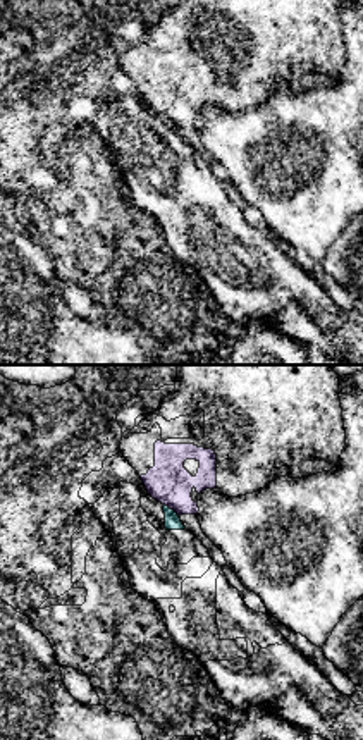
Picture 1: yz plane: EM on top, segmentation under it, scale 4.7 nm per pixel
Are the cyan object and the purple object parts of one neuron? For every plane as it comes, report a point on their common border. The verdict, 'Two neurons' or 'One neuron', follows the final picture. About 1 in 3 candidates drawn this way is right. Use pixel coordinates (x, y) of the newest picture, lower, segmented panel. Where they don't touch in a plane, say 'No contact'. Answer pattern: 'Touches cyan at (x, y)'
Touches cyan at (169, 508)

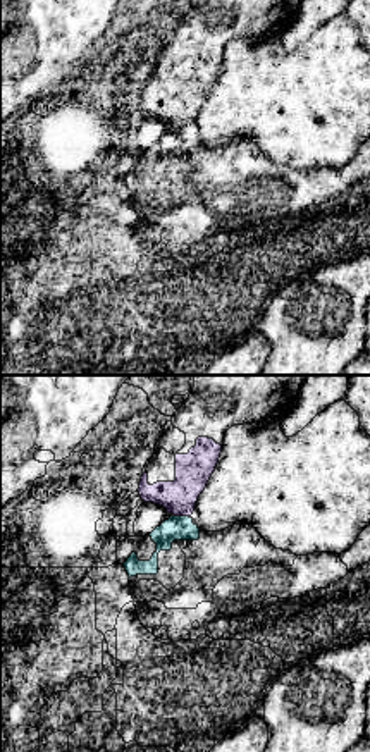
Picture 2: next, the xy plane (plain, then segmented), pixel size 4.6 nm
Touches cyan at (183, 517)

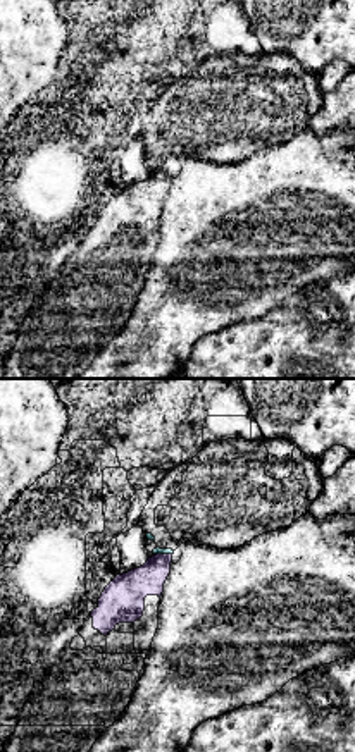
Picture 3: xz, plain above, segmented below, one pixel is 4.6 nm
Touches cyan at (164, 553)

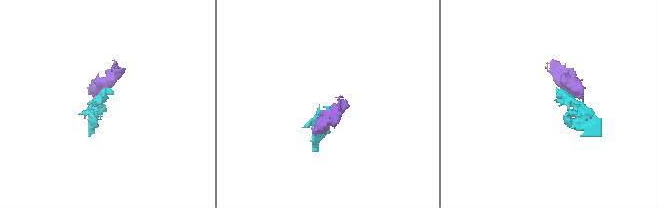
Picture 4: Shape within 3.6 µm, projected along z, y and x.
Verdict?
Two neurons

